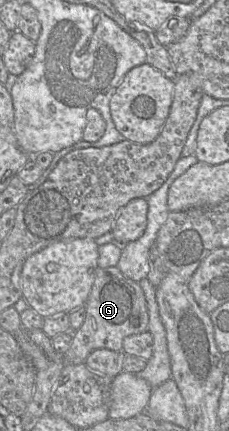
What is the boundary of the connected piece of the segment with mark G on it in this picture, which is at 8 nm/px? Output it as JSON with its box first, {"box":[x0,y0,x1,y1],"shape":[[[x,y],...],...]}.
{"box":[62,266,148,364],"shape":[[[117,266],[98,268],[89,297],[85,303],[83,324],[73,332],[69,349],[62,359],[66,364],[85,363],[87,356],[96,349],[123,350],[123,339],[148,331],[148,307],[140,284],[126,277]]]}

